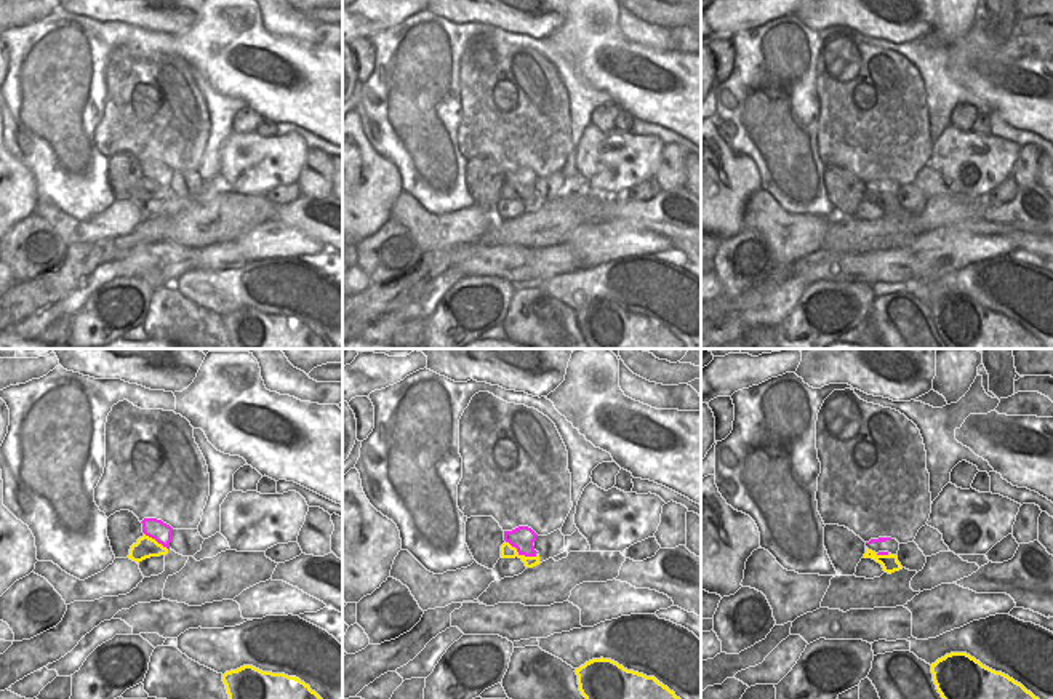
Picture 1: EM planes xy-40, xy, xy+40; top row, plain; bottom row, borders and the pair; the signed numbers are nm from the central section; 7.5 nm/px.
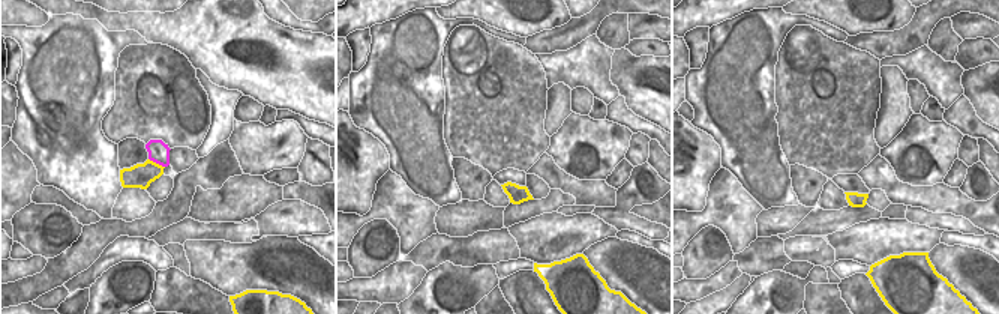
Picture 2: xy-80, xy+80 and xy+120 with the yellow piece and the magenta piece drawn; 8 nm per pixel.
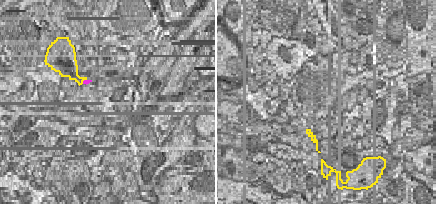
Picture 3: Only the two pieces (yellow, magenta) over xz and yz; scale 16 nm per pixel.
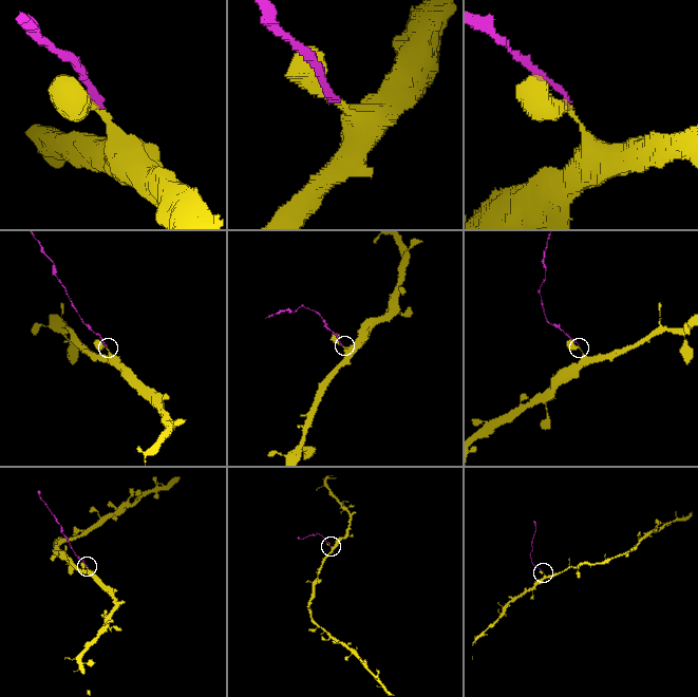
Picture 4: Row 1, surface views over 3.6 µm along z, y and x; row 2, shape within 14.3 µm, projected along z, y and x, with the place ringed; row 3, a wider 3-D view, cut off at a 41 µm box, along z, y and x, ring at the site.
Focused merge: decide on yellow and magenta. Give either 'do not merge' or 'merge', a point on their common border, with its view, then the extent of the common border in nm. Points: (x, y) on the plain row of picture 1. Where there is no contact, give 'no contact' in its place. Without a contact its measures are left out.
do not merge | xy (522, 197) | 260 nm

